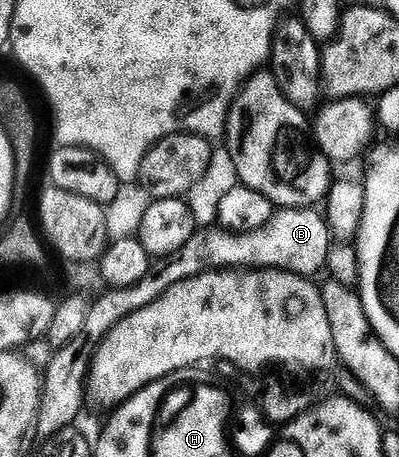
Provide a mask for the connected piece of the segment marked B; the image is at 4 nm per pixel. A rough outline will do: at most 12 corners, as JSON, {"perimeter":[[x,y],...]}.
{"perimeter":[[316,206],[282,207],[259,231],[202,226],[162,267],[92,302],[100,345],[171,285],[214,269],[317,277],[331,232]]}

